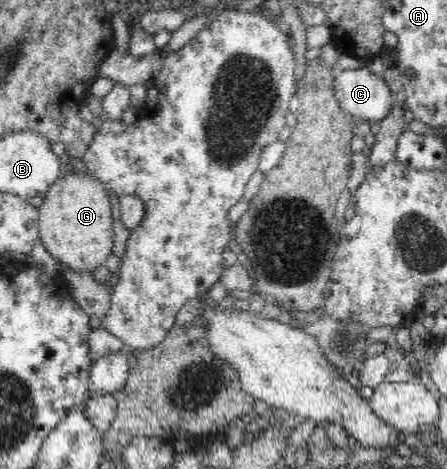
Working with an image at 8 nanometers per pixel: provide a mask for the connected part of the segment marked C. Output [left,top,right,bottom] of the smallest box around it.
[333,66,396,120]

